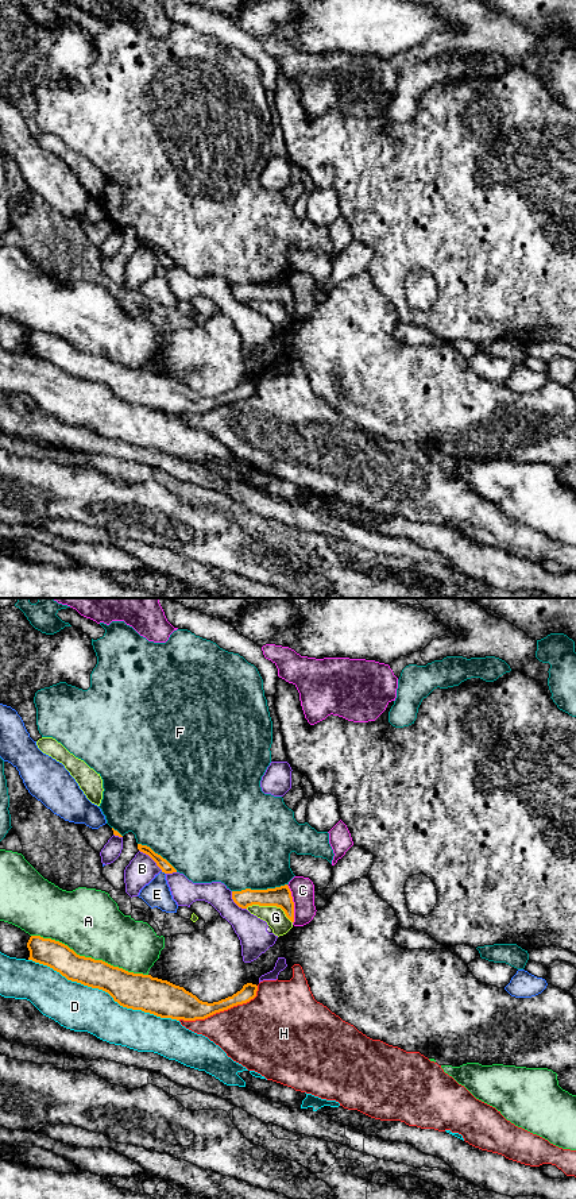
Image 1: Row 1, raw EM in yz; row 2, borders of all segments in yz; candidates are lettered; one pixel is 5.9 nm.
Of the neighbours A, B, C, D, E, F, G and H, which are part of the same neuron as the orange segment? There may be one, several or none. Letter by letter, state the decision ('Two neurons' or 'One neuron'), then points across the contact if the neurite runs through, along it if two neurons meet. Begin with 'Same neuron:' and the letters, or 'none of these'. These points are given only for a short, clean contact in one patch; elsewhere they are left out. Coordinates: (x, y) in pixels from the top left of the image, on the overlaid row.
Same neuron: none of these
A: Two neurons
B: Two neurons
C: Two neurons. Boundary: yz (286, 885), (293, 902), (293, 922)
D: Two neurons
E: Two neurons
F: Two neurons
G: Two neurons
H: Two neurons

